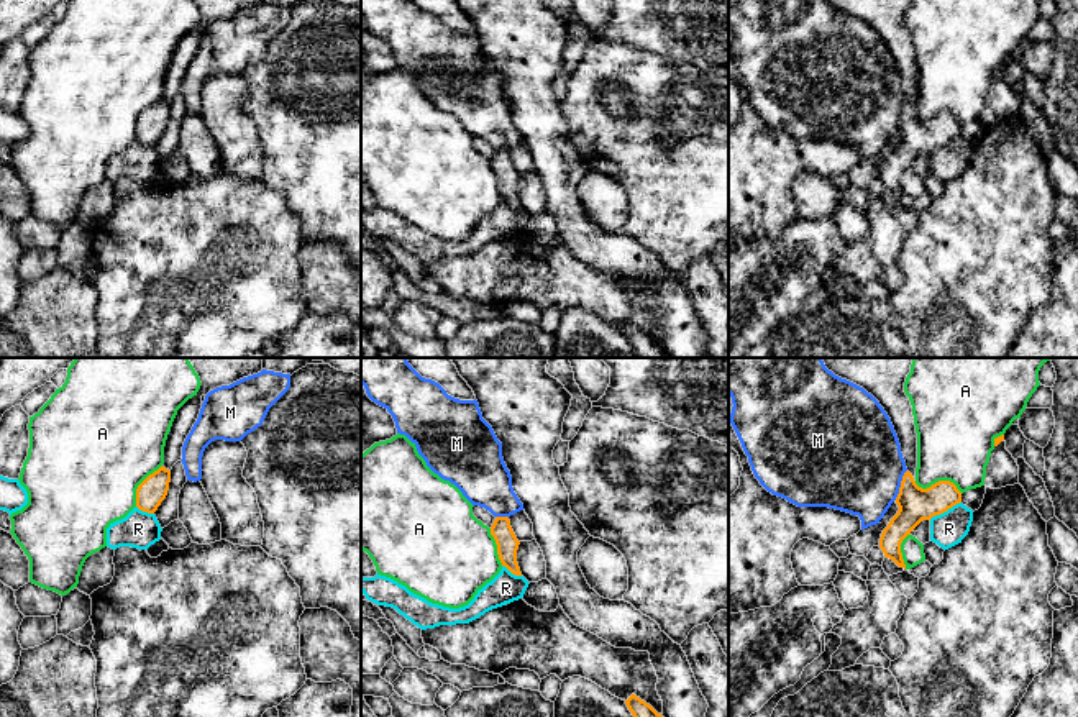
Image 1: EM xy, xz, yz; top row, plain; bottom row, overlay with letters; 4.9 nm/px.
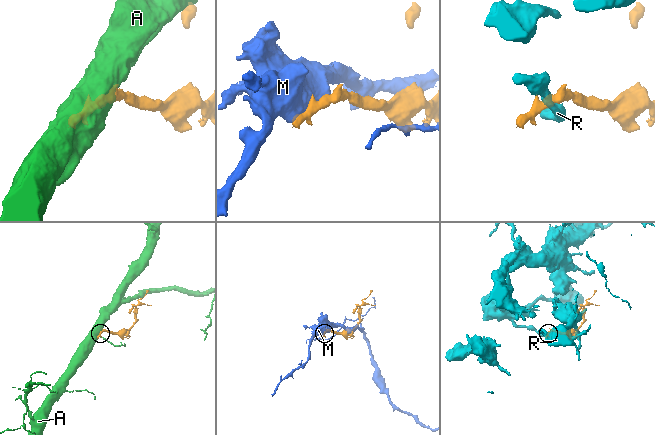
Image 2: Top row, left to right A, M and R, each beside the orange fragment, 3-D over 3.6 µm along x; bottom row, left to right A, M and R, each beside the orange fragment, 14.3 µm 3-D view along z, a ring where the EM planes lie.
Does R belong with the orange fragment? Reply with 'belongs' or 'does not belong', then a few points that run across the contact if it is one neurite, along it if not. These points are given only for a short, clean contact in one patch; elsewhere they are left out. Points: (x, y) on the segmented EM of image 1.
does not belong; line yz (960, 501), (929, 519)

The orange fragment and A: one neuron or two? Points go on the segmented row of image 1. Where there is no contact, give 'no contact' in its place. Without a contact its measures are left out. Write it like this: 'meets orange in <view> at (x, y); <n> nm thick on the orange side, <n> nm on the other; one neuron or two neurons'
meets orange in yz at (939, 481); 170 nm thick on the orange side, 380 nm on the other; two neurons

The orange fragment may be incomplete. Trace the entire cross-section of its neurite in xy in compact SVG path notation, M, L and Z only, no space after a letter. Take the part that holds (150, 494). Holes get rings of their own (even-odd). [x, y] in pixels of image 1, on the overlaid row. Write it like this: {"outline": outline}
{"outline": "M161 466L149 474L136 489L136 507L143 512L154 514L166 499L171 482L171 471Z"}

